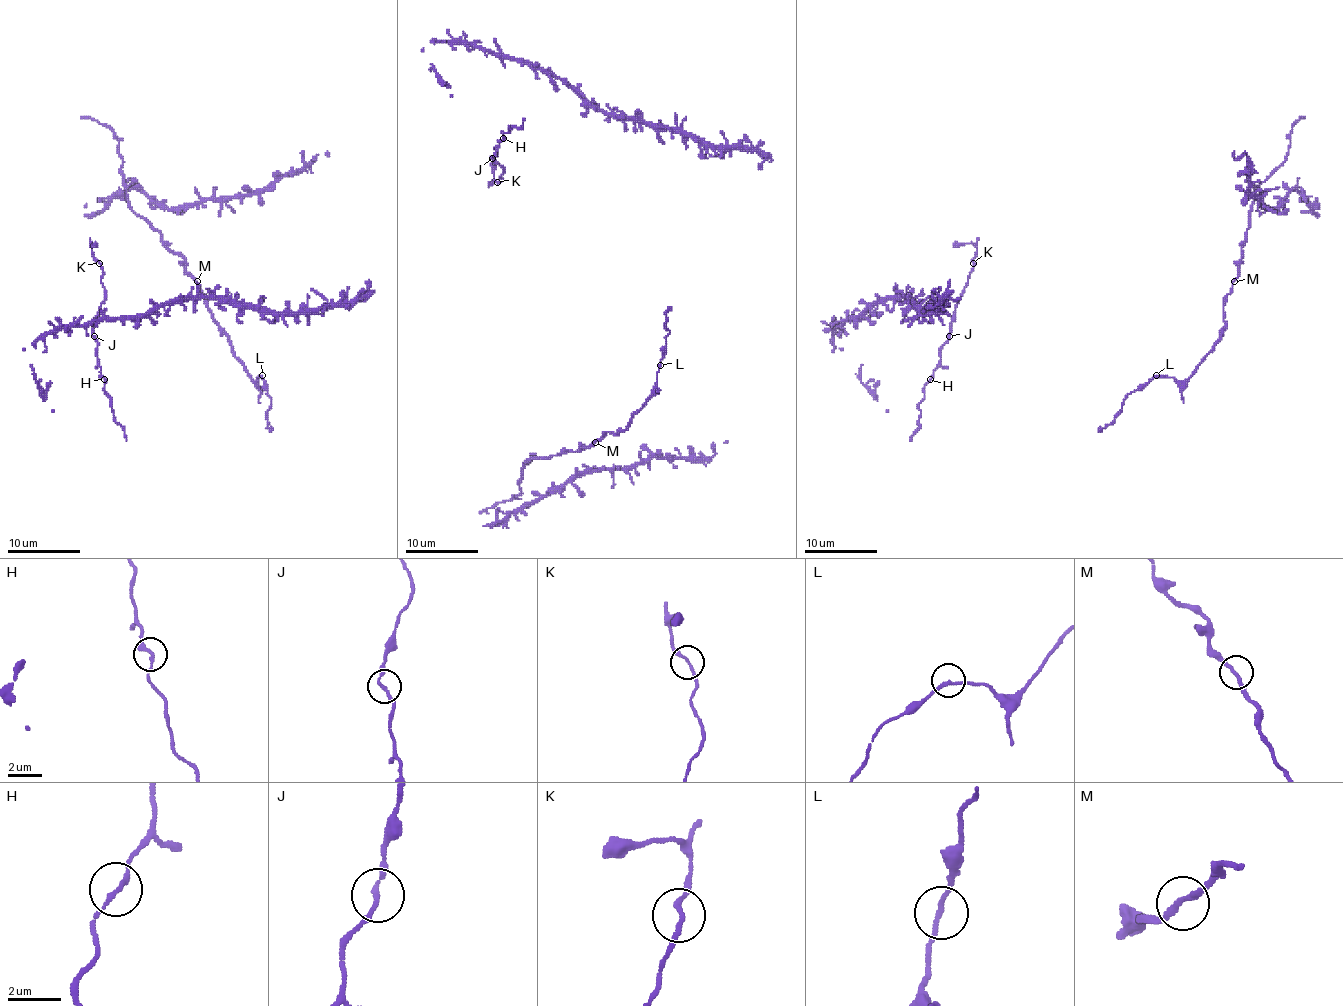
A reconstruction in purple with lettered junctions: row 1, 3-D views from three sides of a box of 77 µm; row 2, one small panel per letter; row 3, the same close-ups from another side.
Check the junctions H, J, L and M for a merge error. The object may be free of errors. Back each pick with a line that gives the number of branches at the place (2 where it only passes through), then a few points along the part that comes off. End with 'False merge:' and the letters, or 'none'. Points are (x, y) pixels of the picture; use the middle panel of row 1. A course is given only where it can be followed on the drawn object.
False merge: none

